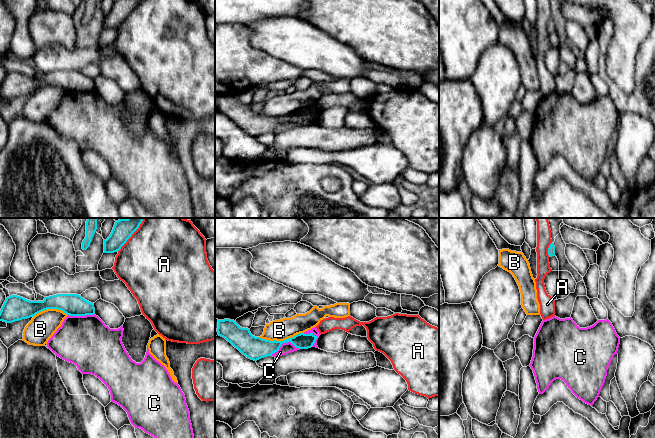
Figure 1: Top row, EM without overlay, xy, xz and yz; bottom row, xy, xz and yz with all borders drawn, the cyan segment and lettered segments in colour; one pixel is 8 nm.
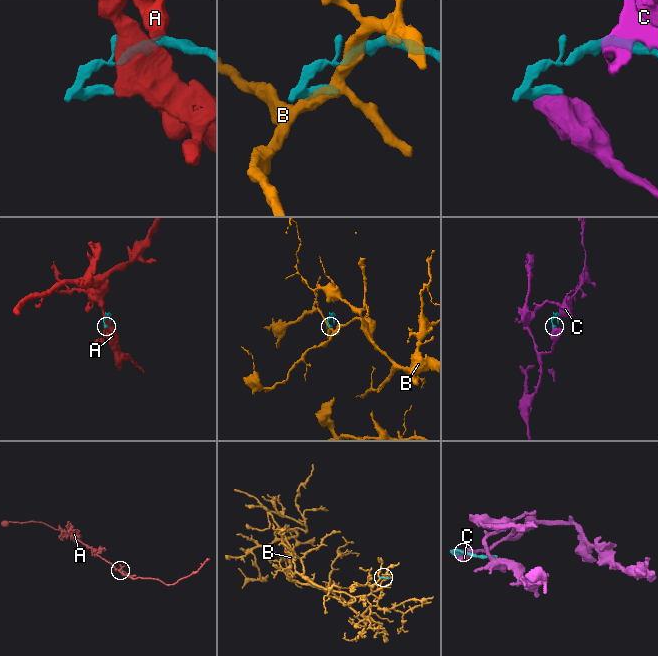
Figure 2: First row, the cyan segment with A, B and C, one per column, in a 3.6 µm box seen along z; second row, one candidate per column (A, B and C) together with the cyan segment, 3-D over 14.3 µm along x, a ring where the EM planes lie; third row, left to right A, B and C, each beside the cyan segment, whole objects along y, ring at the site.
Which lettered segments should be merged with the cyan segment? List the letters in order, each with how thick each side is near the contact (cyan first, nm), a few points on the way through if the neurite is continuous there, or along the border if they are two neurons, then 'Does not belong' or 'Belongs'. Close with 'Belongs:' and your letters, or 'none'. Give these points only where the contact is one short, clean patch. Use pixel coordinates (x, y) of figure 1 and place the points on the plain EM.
A: Thickness 150 nm (cyan) against 500 nm. Does not belong
B: Thickness 190 nm (cyan) against 170 nm. Does not belong
C: Thickness 190 nm (cyan) against 90 nm. Boundary: xz (299, 124), (296, 124), (290, 118), (284, 118), (271, 131). Does not belong
Belongs: none

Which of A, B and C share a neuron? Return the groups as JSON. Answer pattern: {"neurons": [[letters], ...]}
{"neurons": [["A"], ["B"], ["C"]]}

